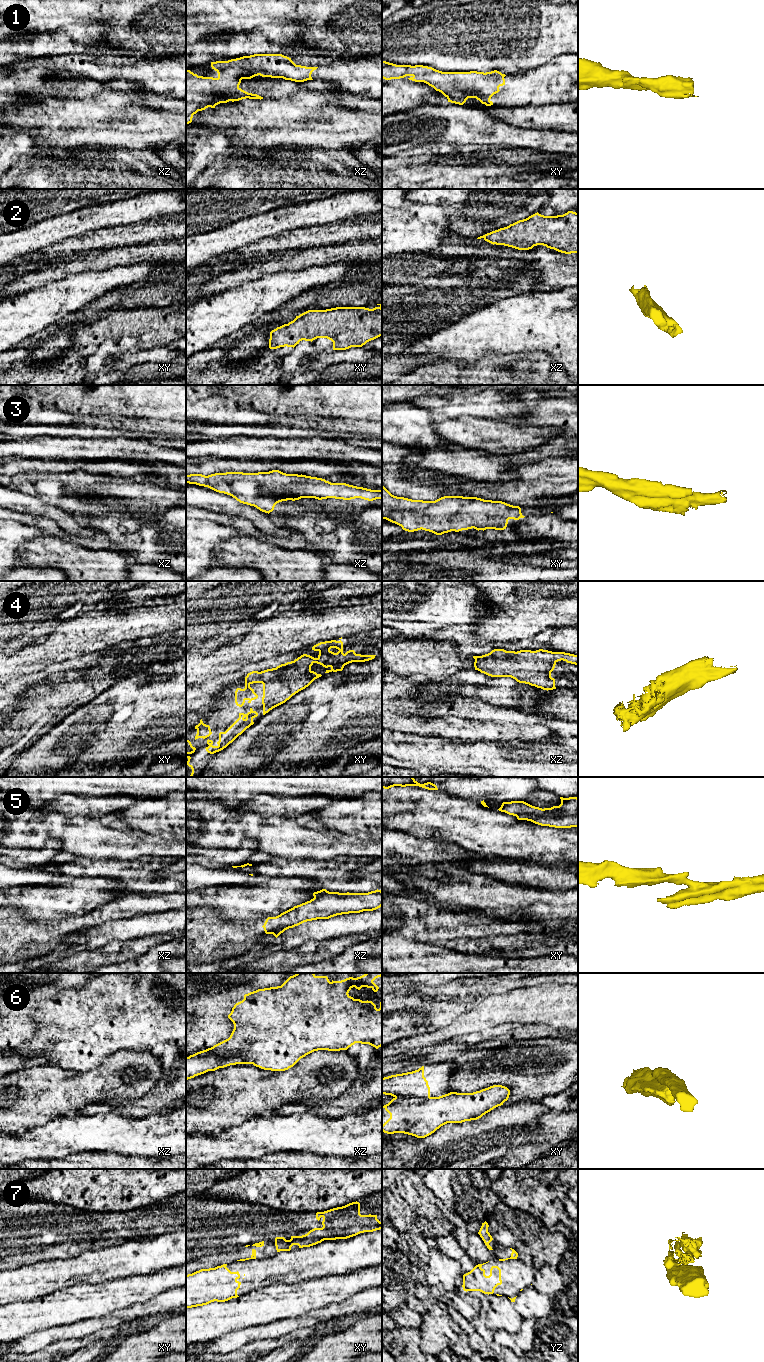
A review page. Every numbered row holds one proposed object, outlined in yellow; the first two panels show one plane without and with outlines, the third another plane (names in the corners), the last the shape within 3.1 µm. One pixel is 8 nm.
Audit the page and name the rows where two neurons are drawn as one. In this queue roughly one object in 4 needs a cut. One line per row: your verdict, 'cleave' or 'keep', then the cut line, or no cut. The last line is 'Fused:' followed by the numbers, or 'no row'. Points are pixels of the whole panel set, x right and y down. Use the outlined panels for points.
1: keep; cut none
2: keep; cut none
3: keep; cut none
4: keep; cut none
5: cleave; cut xy (542, 809), (538, 813), (519, 813), (515, 815)
6: cleave; cut xz (193, 1054), (221, 1056), (229, 1061)
7: cleave; cut xy (240, 1259), (244, 1260)
Fused: 5, 6, 7

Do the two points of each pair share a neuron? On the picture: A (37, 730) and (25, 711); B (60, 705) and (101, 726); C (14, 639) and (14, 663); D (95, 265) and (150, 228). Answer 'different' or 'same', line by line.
A: same
B: different
C: different
D: different

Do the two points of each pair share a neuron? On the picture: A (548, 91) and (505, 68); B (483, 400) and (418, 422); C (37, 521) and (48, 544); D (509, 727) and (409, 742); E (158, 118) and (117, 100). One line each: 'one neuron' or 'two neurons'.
A: two neurons
B: two neurons
C: two neurons
D: two neurons
E: one neuron

